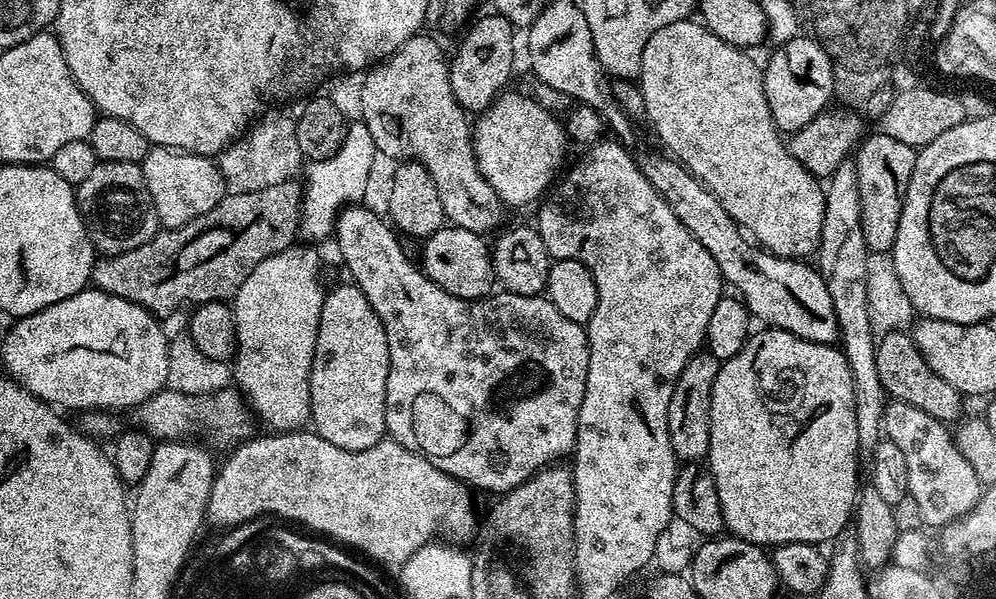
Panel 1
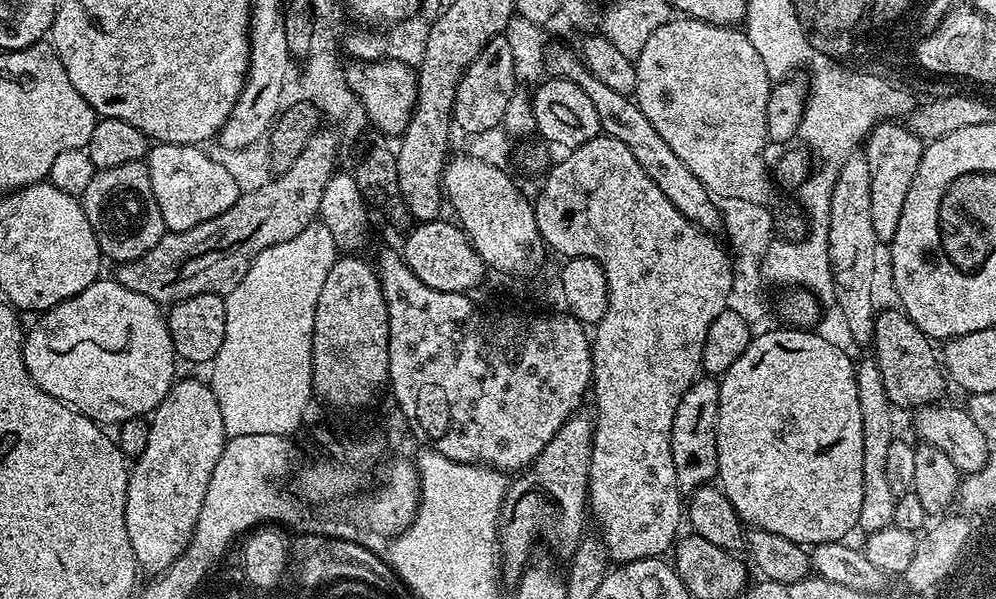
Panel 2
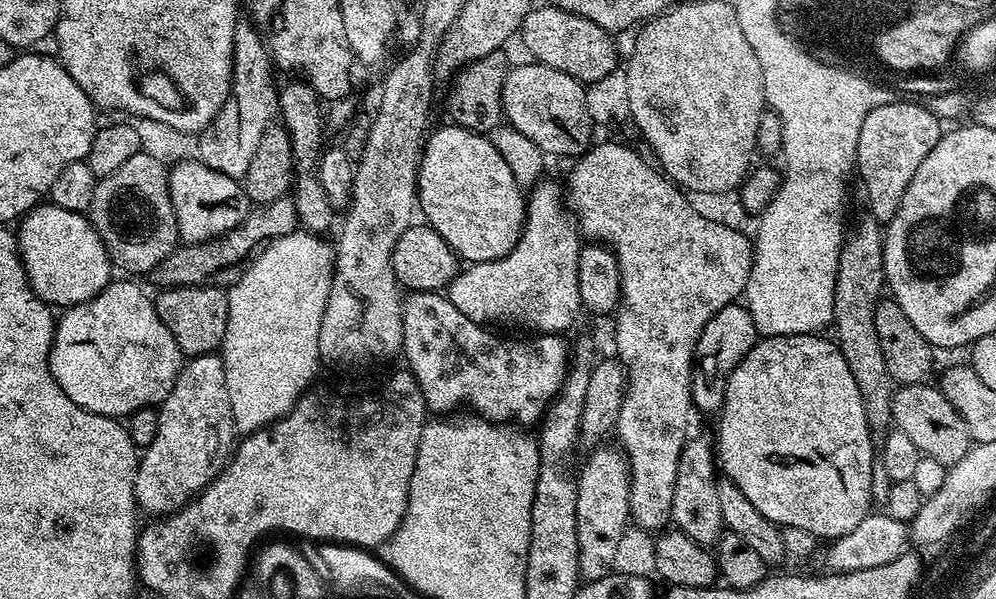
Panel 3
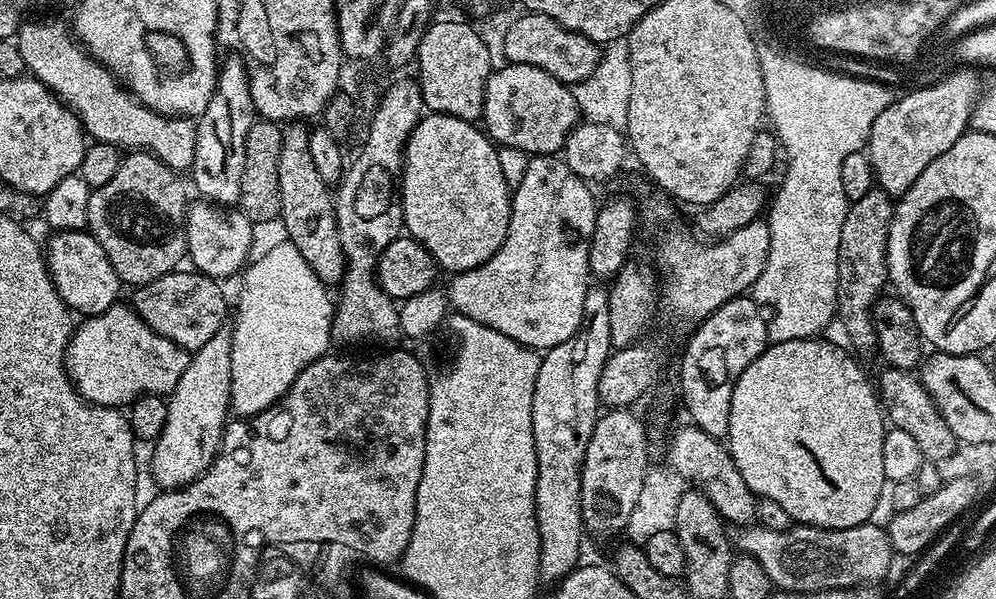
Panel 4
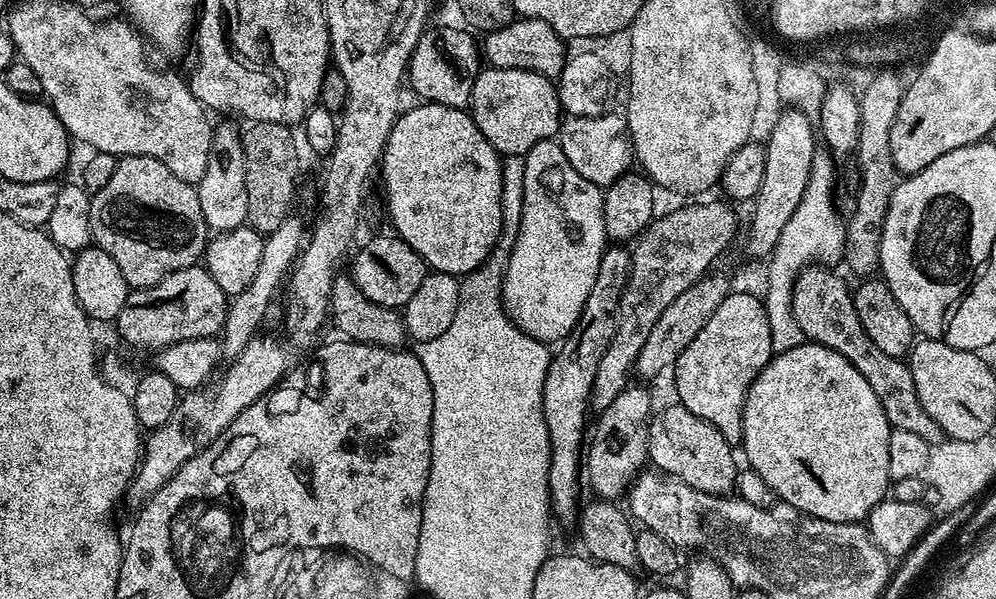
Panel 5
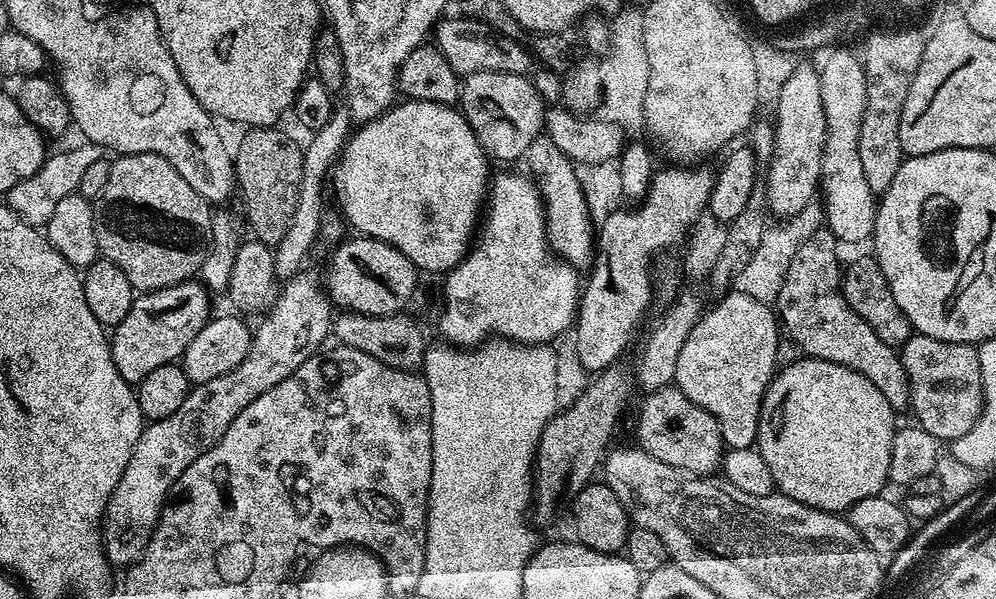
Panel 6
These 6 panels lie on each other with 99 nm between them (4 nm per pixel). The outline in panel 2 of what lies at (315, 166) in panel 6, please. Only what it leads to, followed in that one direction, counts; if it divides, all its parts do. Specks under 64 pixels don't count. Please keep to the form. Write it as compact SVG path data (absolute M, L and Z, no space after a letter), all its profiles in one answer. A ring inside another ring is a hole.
M177 379L166 398L151 413L146 438L146 450L135 457L128 473L126 490L126 534L130 534L130 546L134 546L136 562L141 573L155 574L169 568L176 561L192 538L196 529L202 501L206 499L206 486L210 486L210 474L218 466L224 449L222 410L211 387L200 380Z

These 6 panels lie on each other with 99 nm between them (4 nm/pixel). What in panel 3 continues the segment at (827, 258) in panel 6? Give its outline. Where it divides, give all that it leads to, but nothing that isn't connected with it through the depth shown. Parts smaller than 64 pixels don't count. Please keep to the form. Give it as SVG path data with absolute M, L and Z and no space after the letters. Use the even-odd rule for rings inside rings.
M935 383L901 384L892 393L892 424L918 446L921 457L945 466L957 464L974 443L966 422Z

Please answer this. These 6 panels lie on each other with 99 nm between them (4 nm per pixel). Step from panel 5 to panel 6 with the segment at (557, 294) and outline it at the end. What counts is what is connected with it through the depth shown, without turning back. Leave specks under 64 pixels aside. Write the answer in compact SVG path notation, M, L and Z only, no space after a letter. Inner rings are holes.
M547 134L534 138L525 152L524 160L534 170L537 188L545 202L545 228L549 249L565 263L576 268L582 268L582 265L585 267L594 256L594 221L586 206L575 165Z

